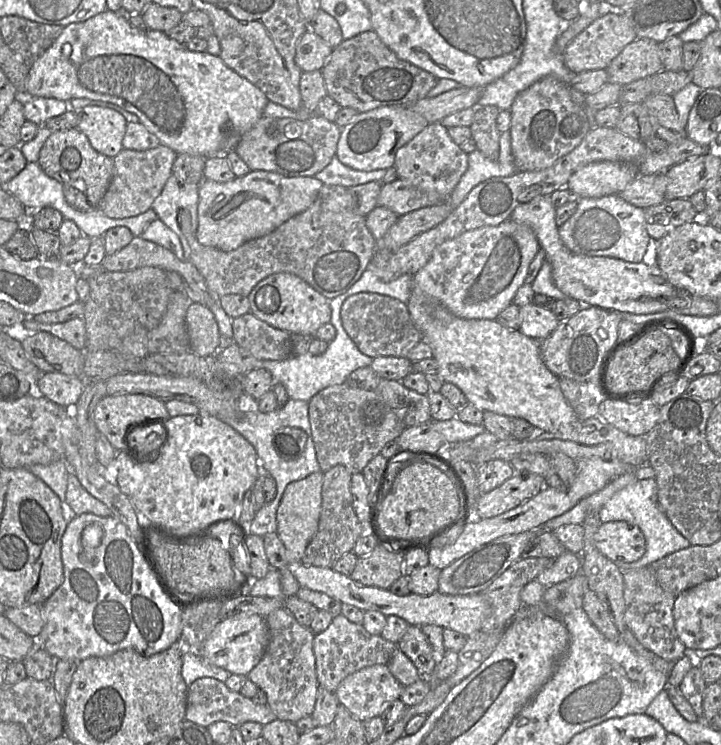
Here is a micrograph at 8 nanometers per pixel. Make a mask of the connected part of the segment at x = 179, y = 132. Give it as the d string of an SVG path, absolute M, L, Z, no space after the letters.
M107 9L63 28L52 45L29 65L25 95L63 101L88 98L113 103L136 115L161 144L177 154L188 153L206 158L223 155L223 141L227 135L245 134L263 116L269 102L260 89L229 68L220 56L206 51L190 51L185 44L161 31L139 30L131 26L123 12Z

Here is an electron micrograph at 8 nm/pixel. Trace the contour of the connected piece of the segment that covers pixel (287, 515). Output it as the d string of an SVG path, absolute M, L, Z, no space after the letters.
M318 471L287 485L277 510L277 534L283 542L289 563L302 563L302 557L318 530L322 506L324 473Z

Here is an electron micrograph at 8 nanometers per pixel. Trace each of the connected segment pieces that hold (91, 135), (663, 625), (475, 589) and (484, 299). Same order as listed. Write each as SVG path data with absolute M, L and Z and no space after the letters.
M86 106L74 112L78 115L78 130L86 135L96 151L111 158L122 151L122 141L126 132L127 121L119 112L99 106Z
M647 567L623 573L624 621L639 643L658 657L675 662L685 655L686 647L680 641L673 618L674 596L664 591Z
M529 530L518 534L505 535L474 549L441 570L438 580L438 592L454 596L482 593L507 568L521 558L525 547L537 533L539 533L539 530Z
M507 219L497 226L485 226L466 231L437 246L427 264L413 275L413 288L407 303L410 316L423 333L425 331L425 301L435 298L453 315L464 319L496 320L497 316L513 302L520 286L525 283L529 266L540 249L533 230L525 224Z

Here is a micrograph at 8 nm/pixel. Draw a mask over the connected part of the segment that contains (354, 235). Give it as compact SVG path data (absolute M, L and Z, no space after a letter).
M324 184L308 209L290 218L269 234L249 240L232 251L204 246L194 239L190 243L190 261L204 277L208 291L219 297L228 294L248 296L253 288L266 277L275 273L291 273L302 278L316 291L331 300L347 291L359 280L376 252L377 240L368 230L365 216L352 210L352 198L348 188Z

